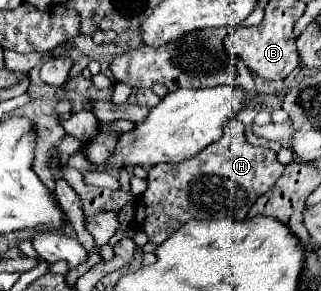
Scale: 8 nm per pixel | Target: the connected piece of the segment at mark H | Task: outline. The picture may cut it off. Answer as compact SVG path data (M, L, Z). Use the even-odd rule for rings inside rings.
M229 120L223 136L179 164L157 164L149 170L147 190L139 196L133 224L149 236L149 242L159 246L165 242L187 218L235 218L245 220L253 202L273 186L281 176L283 164L271 148L249 146L245 142L245 124Z

